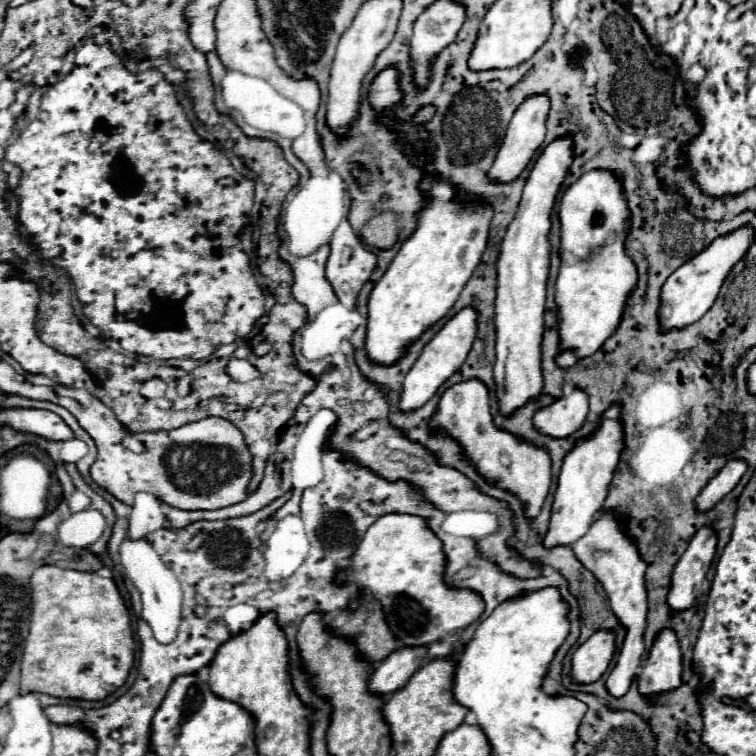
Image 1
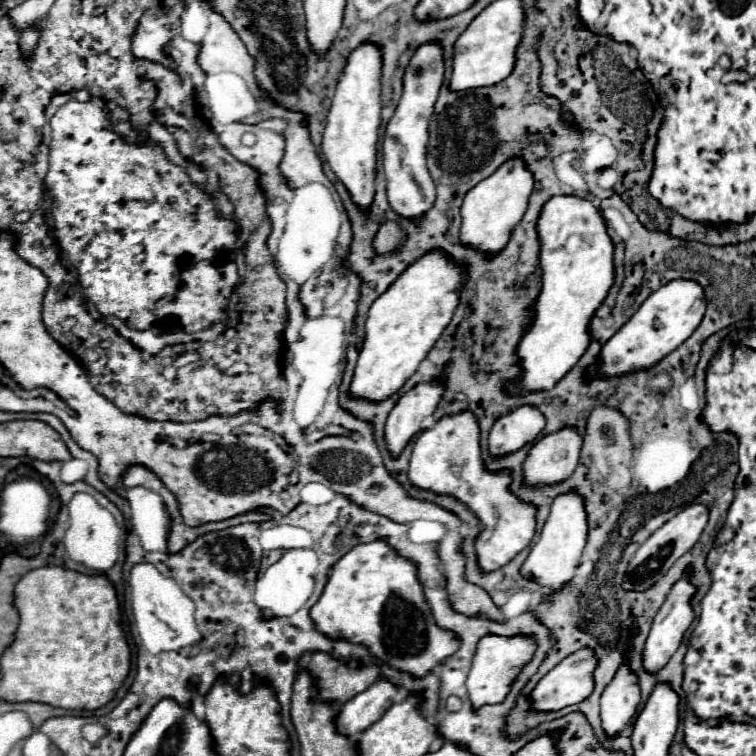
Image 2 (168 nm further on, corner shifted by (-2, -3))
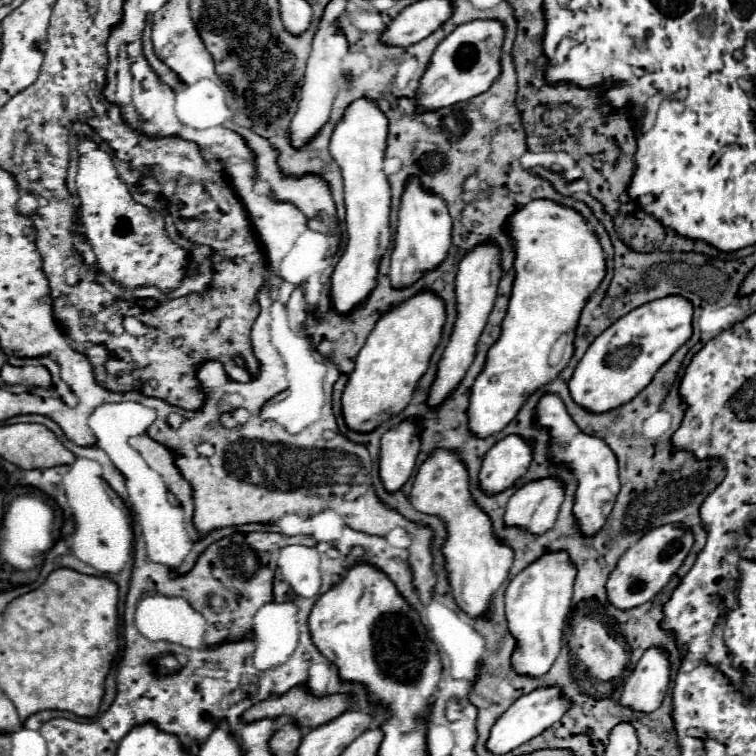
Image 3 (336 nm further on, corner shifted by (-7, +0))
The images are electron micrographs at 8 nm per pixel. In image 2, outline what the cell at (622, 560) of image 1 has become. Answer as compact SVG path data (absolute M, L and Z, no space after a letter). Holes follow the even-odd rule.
M622 666L602 694L602 730L608 738L616 738L636 716L640 704L638 678Z

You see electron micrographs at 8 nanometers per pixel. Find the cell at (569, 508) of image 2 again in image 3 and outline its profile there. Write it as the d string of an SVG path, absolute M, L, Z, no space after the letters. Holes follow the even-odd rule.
M545 551L535 563L527 565L515 579L511 579L505 593L505 609L509 631L519 641L519 649L513 653L511 663L517 673L539 677L549 671L561 649L561 635L567 613L571 611L573 583L577 567L567 551Z

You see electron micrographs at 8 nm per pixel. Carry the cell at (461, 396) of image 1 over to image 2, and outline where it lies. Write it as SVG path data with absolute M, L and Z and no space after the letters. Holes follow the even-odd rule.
M470 412L456 414L454 418L442 418L418 436L408 468L408 480L420 490L432 490L434 494L456 498L478 516L482 530L474 540L474 548L478 566L484 574L506 566L530 544L534 536L536 508L522 504L508 490L512 482L508 470L494 474L484 468L478 444L478 422L474 422Z

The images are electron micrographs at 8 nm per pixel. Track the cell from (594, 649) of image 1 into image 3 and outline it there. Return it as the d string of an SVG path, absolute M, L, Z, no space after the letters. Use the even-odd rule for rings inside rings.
M549 685L549 687L541 687L541 689L533 689L531 693L519 697L499 719L497 723L493 725L491 729L491 737L487 741L487 747L493 751L493 753L509 753L513 751L515 747L523 745L525 741L533 739L535 735L543 733L547 727L551 727L555 721L559 721L567 707L571 705L571 701L567 701L563 697L563 691L557 687L557 685Z

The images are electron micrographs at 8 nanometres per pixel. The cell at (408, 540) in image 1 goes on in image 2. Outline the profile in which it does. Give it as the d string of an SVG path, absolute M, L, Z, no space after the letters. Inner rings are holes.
M382 540L358 544L334 564L320 600L310 608L310 618L316 630L326 638L362 644L382 664L406 672L412 678L424 678L430 670L434 670L458 650L456 636L452 632L440 630L434 624L432 612L422 596L422 586L416 578L416 566L412 562L406 562L406 558L398 558L398 554L394 554L394 550L390 550L390 546L386 546L386 542Z

